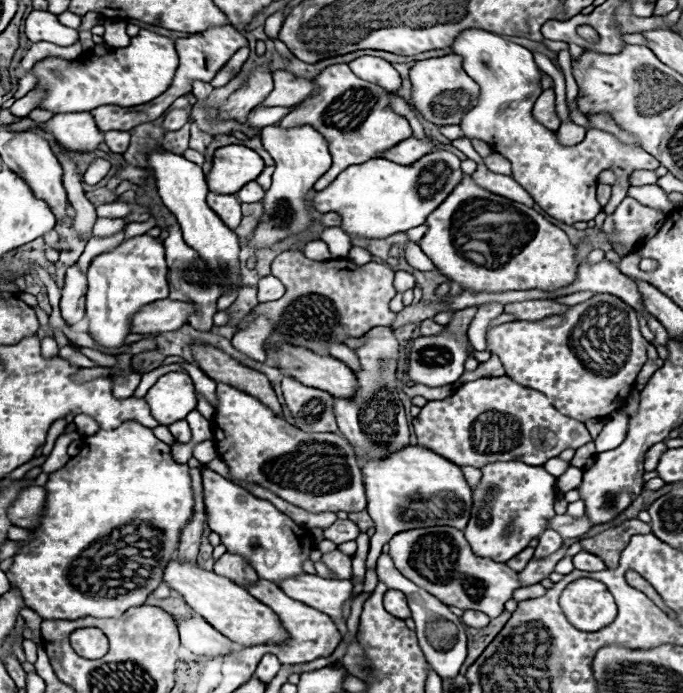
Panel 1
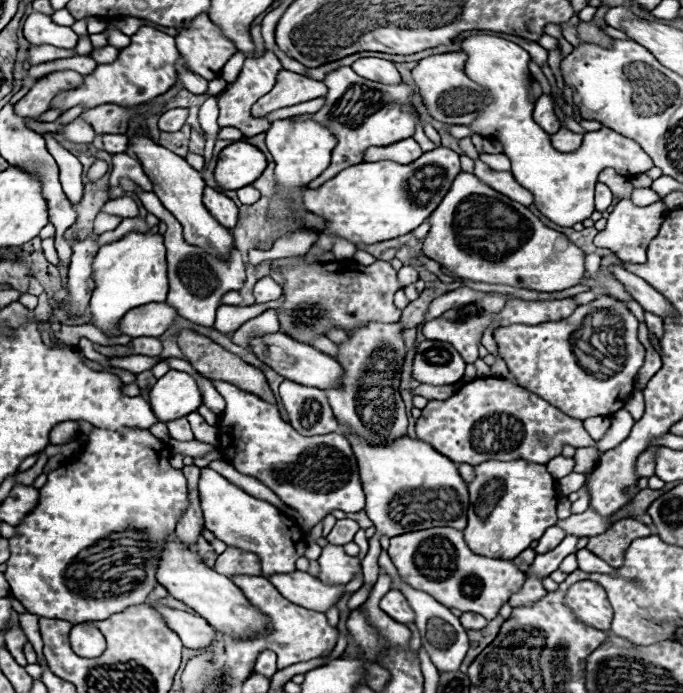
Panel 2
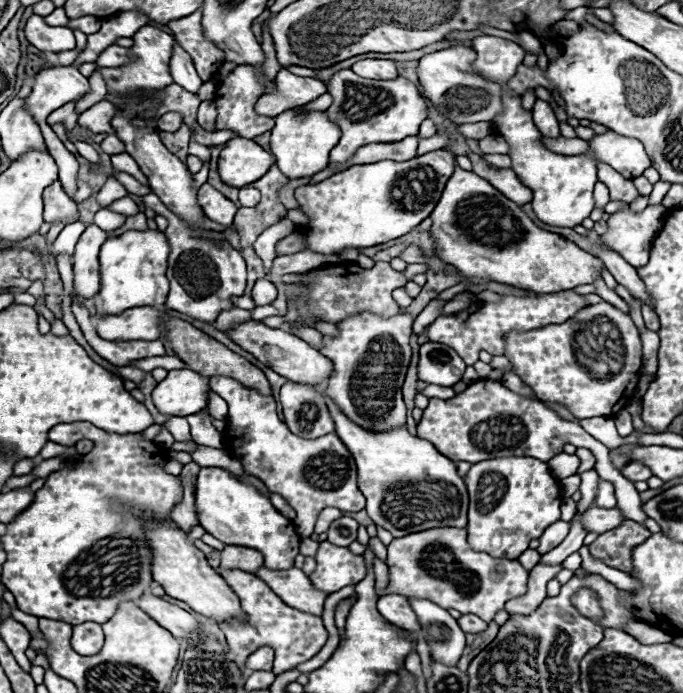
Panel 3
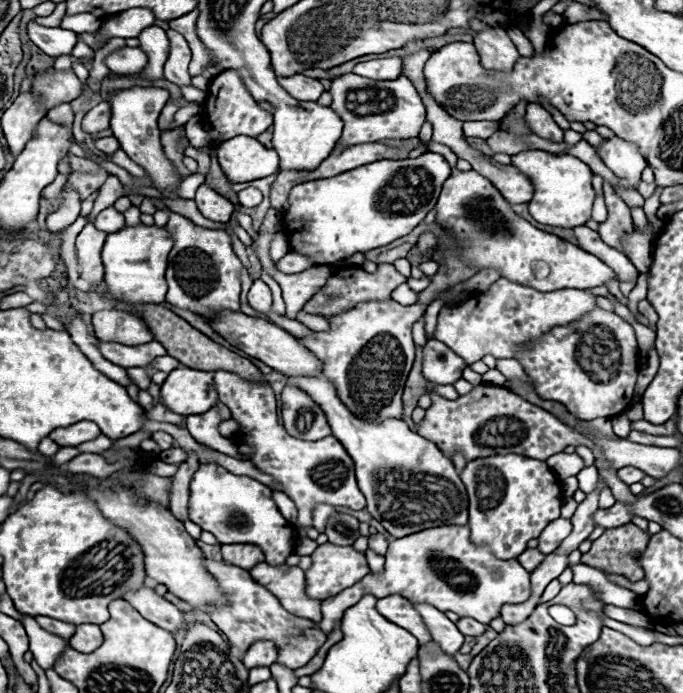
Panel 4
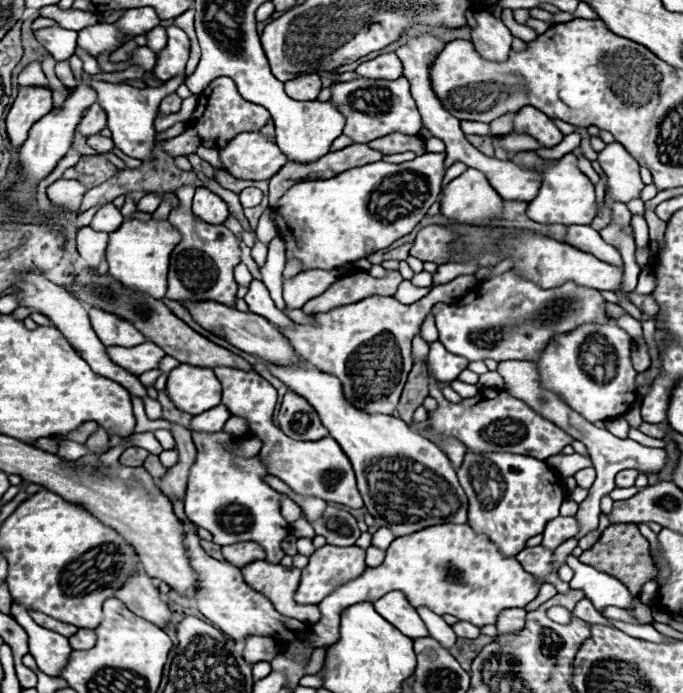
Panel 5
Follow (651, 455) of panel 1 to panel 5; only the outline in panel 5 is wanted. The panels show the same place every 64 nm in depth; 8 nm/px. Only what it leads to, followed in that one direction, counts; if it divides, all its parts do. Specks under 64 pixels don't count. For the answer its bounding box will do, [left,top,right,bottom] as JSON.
[616,470,640,488]

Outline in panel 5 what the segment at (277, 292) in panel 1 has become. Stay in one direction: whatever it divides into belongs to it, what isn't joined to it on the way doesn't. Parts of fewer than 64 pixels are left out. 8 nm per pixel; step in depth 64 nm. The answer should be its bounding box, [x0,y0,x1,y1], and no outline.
[244,280,294,327]

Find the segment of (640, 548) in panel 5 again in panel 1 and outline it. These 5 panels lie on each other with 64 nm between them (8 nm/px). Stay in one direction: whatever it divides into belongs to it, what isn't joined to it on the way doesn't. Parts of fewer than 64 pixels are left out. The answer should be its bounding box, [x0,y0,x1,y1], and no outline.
[580,518,652,568]

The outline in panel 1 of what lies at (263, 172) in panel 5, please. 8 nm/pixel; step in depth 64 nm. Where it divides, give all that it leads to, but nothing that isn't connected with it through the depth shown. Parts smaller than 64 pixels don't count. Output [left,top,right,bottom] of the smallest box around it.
[206,144,264,194]

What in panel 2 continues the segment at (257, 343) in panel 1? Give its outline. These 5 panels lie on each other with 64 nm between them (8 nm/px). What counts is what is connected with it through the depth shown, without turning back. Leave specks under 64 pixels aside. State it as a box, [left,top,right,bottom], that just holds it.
[232,310,280,350]

